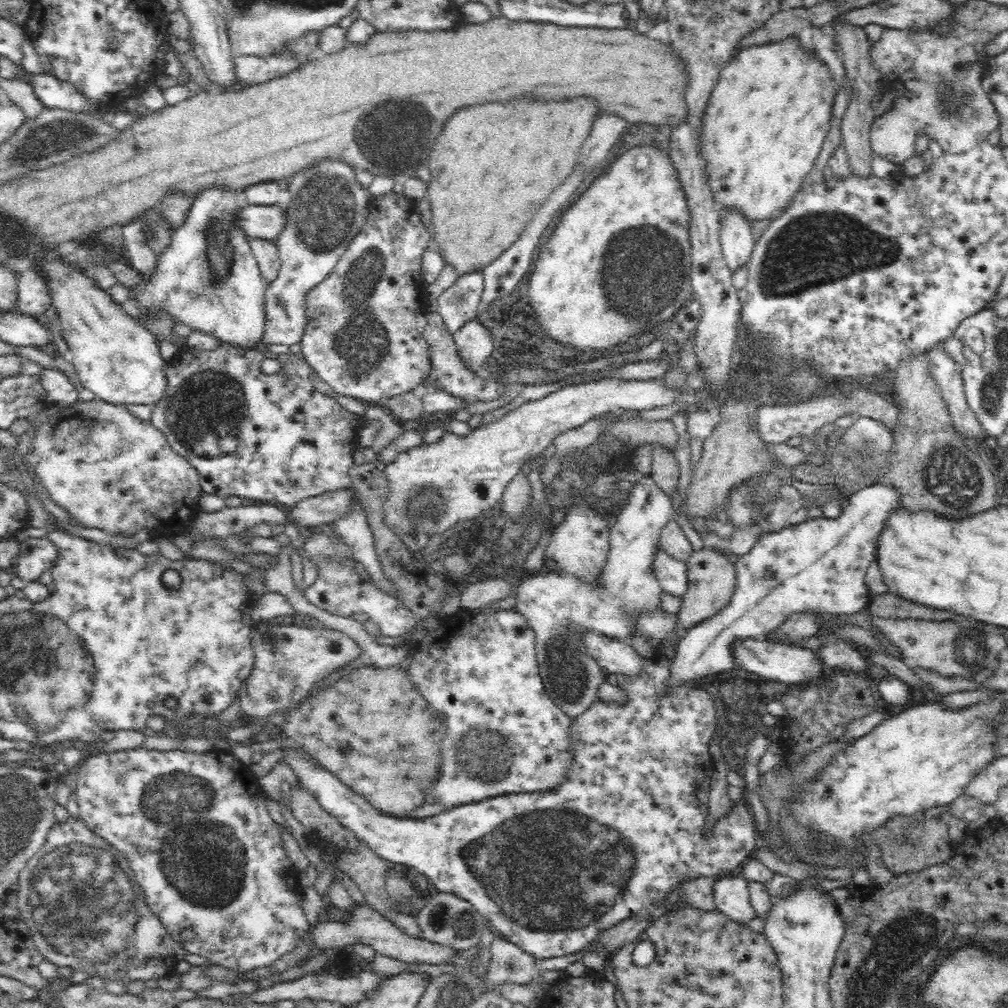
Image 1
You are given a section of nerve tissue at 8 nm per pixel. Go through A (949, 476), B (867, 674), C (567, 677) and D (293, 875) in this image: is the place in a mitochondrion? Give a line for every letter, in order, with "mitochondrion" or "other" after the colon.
A: mitochondrion
B: other
C: mitochondrion
D: other

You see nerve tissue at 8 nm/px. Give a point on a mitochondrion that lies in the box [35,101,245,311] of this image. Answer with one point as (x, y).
(217, 232)

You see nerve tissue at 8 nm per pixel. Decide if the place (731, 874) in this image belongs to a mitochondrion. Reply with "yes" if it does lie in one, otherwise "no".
no

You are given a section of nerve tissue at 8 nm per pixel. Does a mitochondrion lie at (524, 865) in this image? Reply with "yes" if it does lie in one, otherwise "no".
yes

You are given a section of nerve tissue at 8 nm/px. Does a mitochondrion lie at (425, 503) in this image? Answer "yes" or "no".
yes

